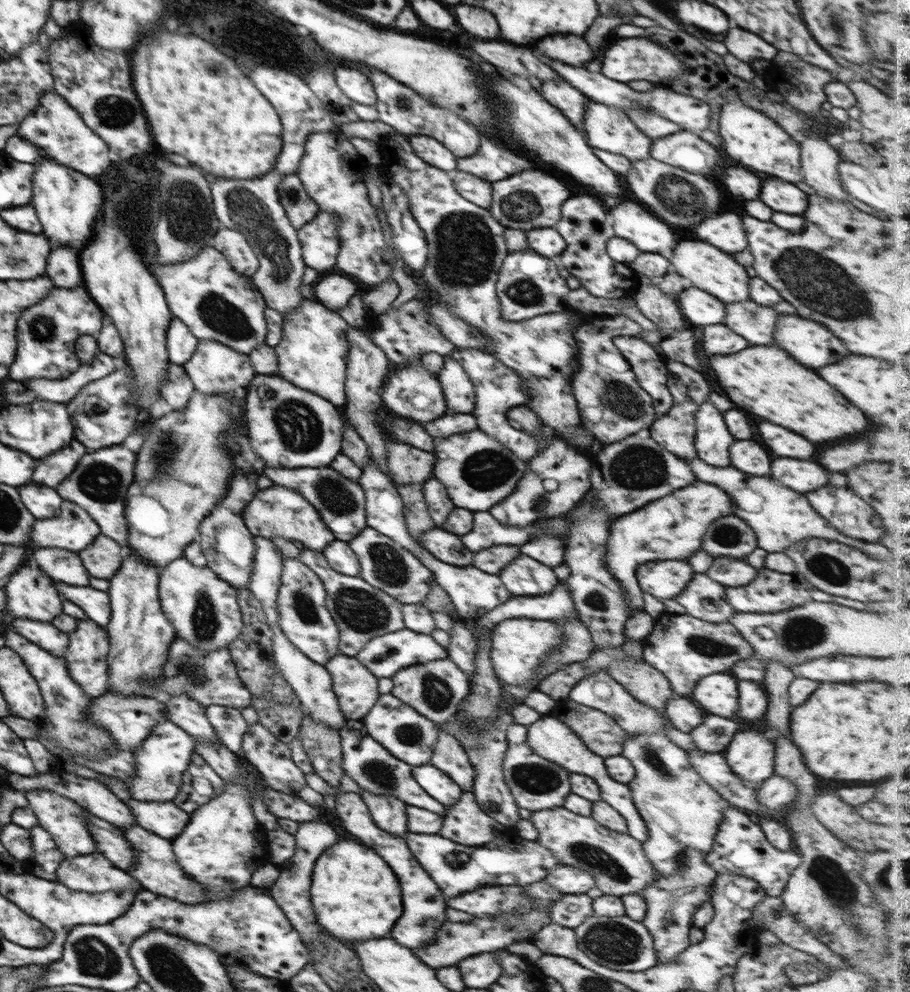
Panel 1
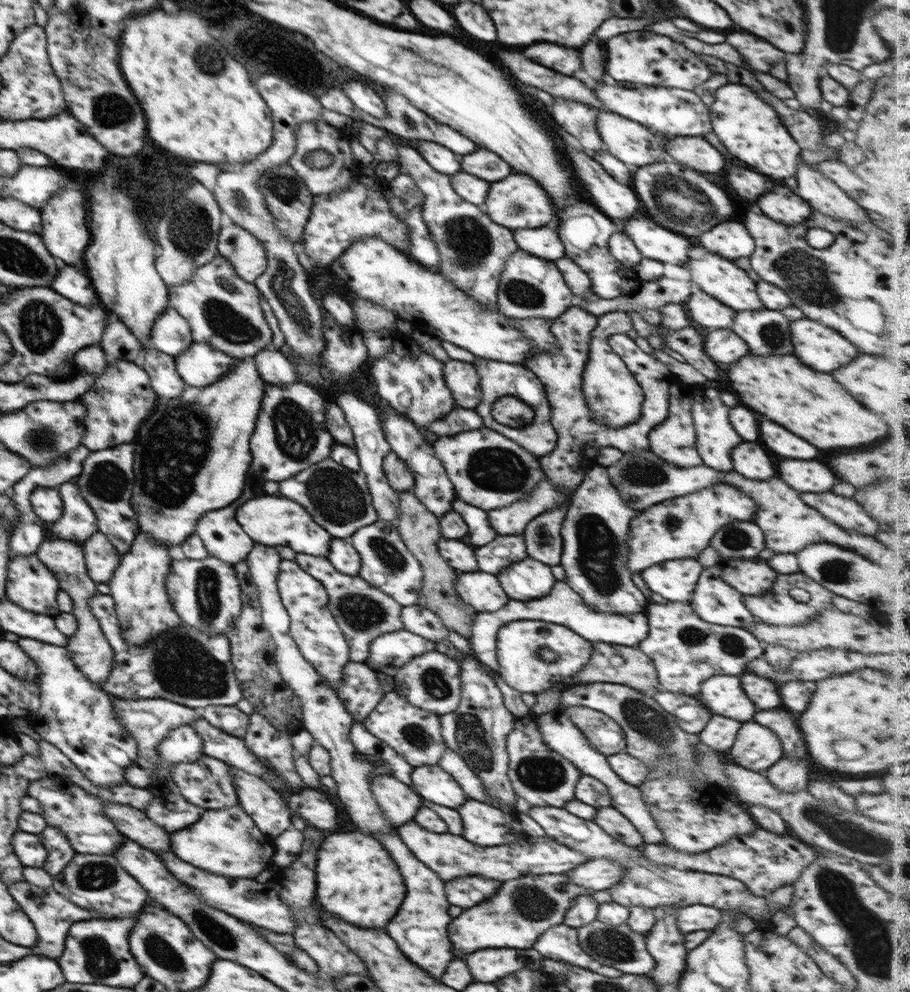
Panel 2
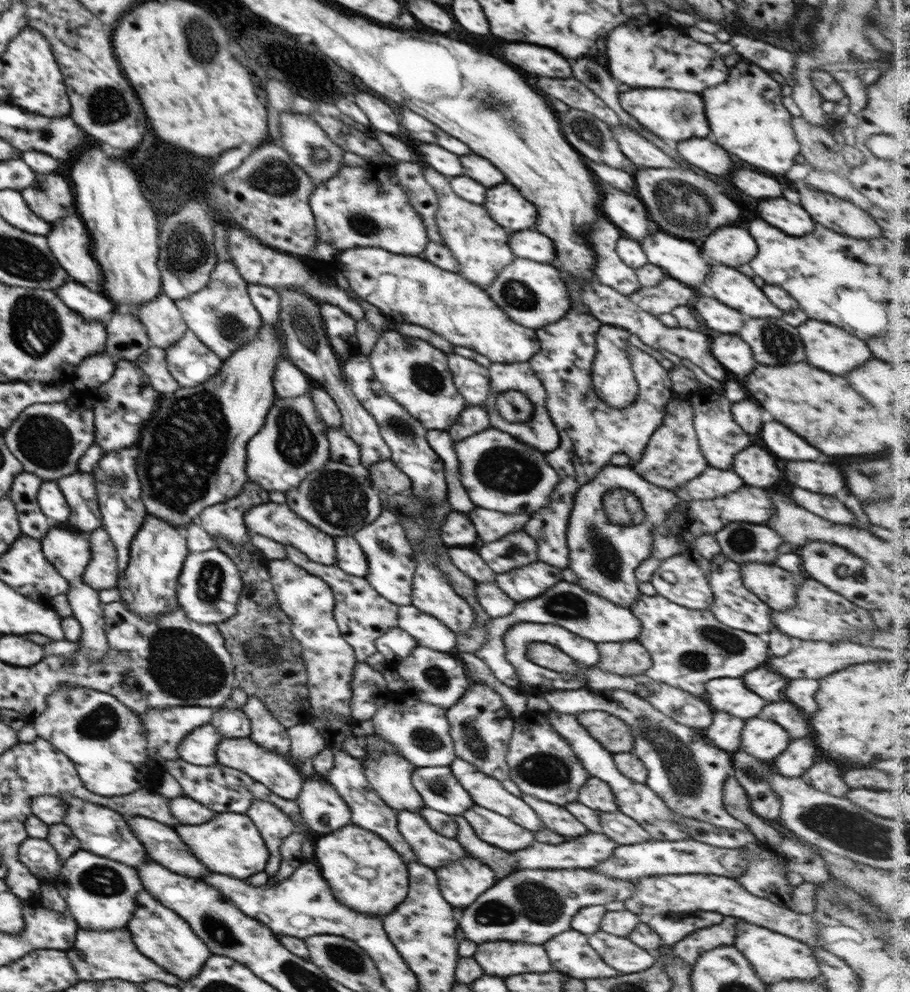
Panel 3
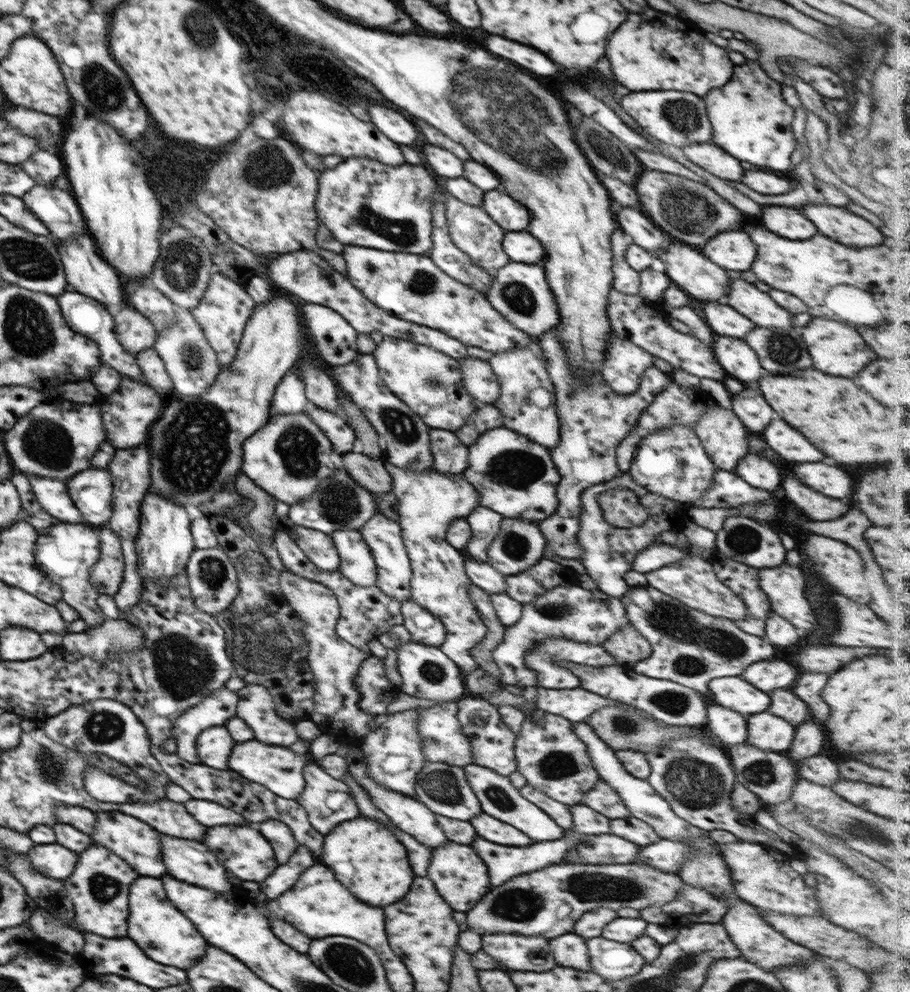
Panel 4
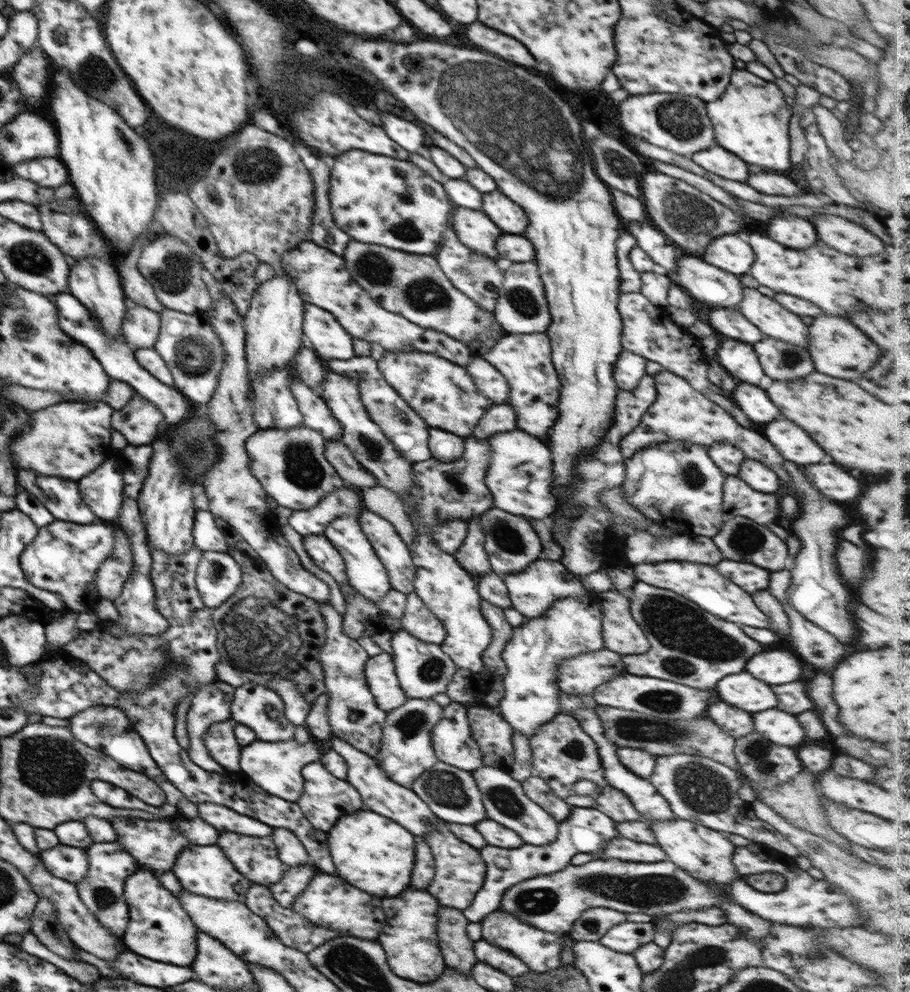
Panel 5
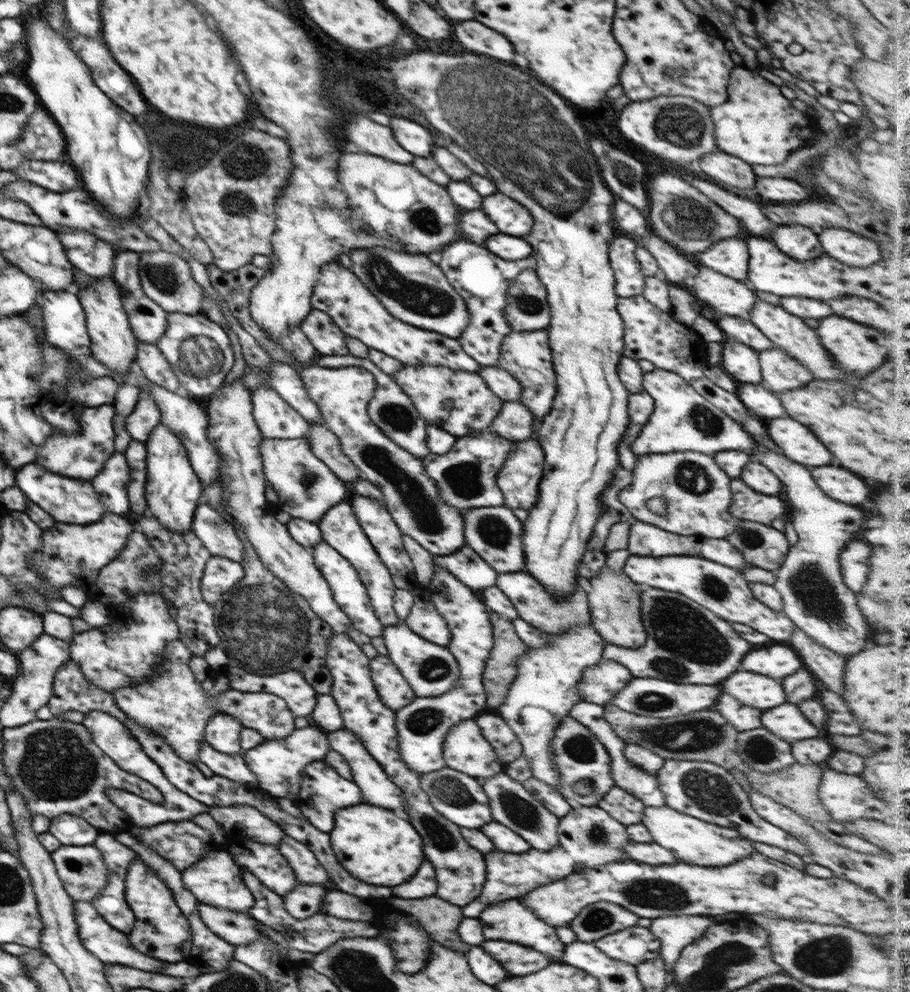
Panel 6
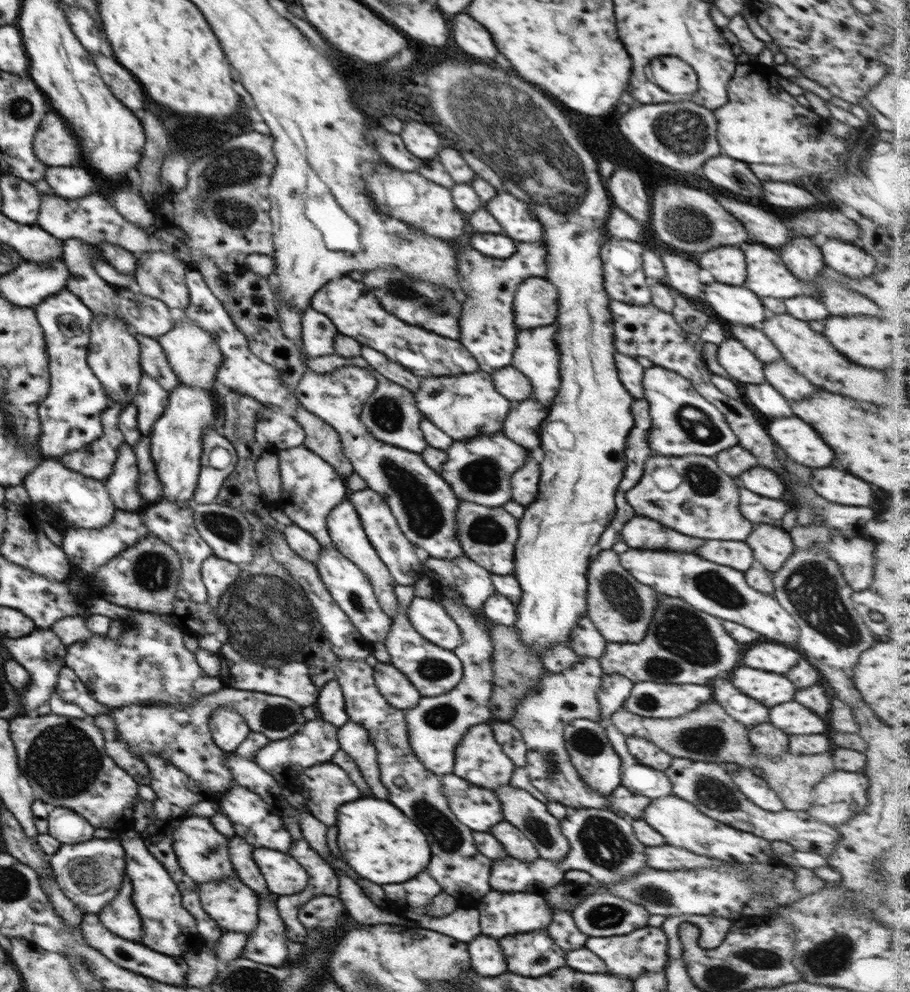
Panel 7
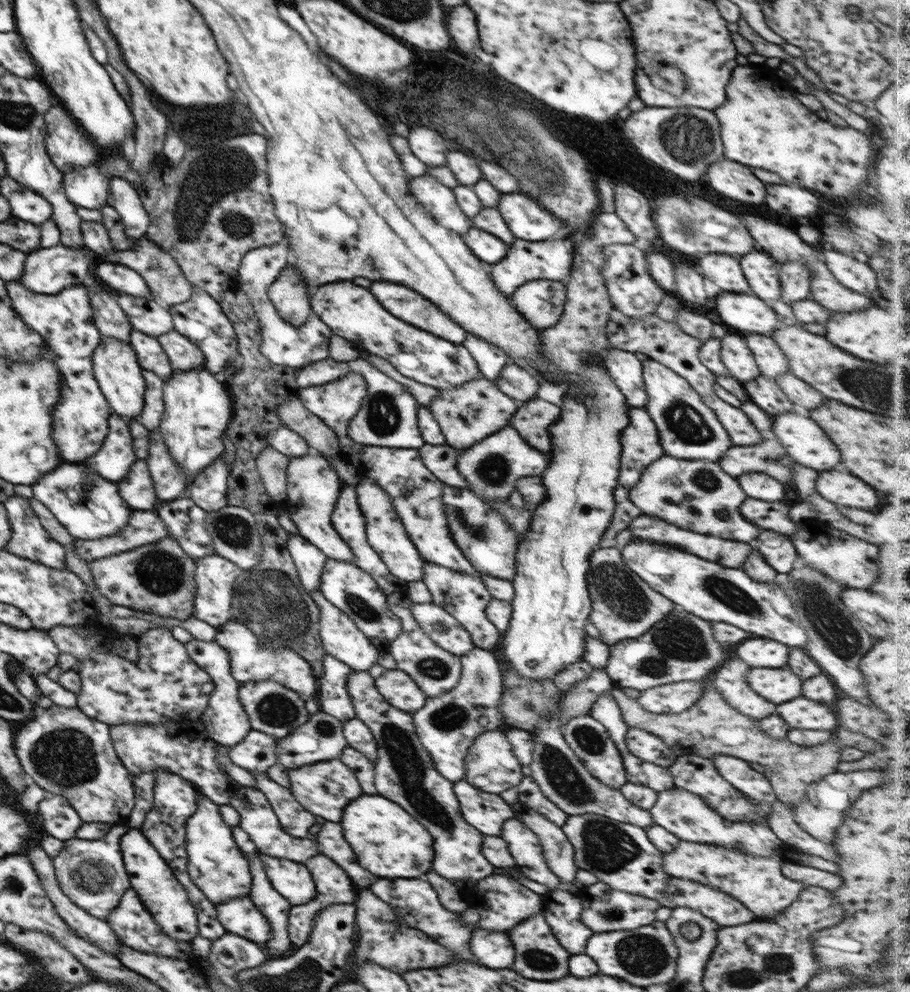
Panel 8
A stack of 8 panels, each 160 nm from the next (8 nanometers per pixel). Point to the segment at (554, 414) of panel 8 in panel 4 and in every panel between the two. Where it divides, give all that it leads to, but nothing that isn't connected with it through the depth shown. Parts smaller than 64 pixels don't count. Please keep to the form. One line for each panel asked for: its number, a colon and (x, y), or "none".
4: (485, 417)
5: (498, 418)
6: (514, 422)
7: (522, 424)

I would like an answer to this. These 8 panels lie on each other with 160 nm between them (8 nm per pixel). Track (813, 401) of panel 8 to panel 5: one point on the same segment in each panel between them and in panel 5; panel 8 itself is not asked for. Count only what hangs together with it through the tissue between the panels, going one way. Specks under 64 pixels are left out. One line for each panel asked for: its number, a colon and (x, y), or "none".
5: (781, 361)
6: (781, 372)
7: (780, 375)

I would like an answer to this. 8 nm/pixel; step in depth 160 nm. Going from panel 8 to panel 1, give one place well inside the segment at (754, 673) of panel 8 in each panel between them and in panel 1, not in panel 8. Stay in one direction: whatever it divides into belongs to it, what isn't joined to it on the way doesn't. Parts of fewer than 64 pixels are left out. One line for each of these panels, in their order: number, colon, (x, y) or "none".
1: (716, 693)
2: (722, 694)
3: (730, 695)
4: (734, 693)
5: (741, 690)
6: (749, 689)
7: (770, 689)

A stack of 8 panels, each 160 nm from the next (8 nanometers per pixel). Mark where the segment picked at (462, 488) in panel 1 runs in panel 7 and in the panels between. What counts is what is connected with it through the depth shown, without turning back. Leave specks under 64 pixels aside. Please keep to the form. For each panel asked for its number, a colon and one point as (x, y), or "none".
2: (487, 470)
3: (500, 472)
4: (515, 477)
5: (520, 477)
6: (519, 478)
7: (524, 484)

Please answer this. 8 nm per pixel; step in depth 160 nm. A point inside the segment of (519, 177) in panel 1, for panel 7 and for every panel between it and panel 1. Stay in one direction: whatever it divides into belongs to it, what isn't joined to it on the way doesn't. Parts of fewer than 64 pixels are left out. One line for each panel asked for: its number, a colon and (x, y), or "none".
2: (518, 201)
3: (506, 206)
4: (511, 215)
5: (509, 217)
6: (511, 218)
7: (515, 217)

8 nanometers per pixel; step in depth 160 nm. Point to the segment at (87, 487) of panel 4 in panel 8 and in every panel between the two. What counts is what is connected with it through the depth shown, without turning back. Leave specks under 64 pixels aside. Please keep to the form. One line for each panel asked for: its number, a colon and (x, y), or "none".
5: (102, 490)
6: (111, 483)
7: (122, 486)
8: (137, 489)

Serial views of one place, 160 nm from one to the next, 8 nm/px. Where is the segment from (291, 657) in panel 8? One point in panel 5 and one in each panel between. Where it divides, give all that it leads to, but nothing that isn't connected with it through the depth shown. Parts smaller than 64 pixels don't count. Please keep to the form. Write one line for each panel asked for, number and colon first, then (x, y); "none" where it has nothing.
5: (296, 708)
6: (300, 696)
7: (293, 681)

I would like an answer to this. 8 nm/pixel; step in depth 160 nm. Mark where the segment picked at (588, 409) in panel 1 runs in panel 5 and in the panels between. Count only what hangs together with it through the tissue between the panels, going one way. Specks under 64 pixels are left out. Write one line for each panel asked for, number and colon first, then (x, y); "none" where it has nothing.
2: (611, 392)
3: (613, 380)
4: (624, 363)
5: (629, 368)

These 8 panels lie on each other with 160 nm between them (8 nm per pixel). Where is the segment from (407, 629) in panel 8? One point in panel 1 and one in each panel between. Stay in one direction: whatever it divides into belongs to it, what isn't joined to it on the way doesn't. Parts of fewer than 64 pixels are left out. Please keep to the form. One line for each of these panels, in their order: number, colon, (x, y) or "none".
1: (435, 689)
2: (431, 681)
3: (438, 678)
4: (426, 672)
5: (423, 669)
6: (430, 669)
7: (433, 670)

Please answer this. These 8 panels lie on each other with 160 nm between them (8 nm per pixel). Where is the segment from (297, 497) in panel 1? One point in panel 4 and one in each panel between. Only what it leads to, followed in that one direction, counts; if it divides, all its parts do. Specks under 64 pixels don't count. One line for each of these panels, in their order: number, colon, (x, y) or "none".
2: (273, 521)
3: (279, 522)
4: (317, 546)

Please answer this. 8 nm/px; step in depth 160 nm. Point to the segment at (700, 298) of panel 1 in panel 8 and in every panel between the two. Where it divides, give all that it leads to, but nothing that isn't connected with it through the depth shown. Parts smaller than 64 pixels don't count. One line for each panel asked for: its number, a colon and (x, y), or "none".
2: (707, 311)
3: (723, 320)
4: (725, 321)
5: (730, 324)
6: (735, 328)
7: (754, 340)
8: (770, 360)

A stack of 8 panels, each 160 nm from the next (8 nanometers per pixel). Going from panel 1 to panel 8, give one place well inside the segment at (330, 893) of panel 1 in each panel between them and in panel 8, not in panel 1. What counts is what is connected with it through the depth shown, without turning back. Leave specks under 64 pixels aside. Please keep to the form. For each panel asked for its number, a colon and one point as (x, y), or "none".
2: (356, 880)
3: (364, 873)
4: (364, 856)
5: (370, 852)
6: (374, 845)
7: (379, 842)
8: (388, 842)

